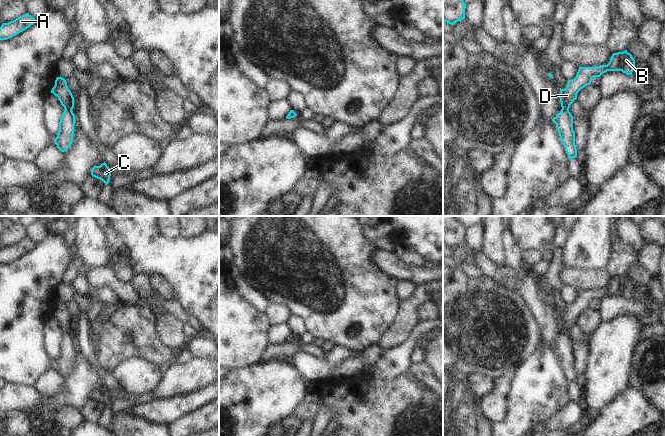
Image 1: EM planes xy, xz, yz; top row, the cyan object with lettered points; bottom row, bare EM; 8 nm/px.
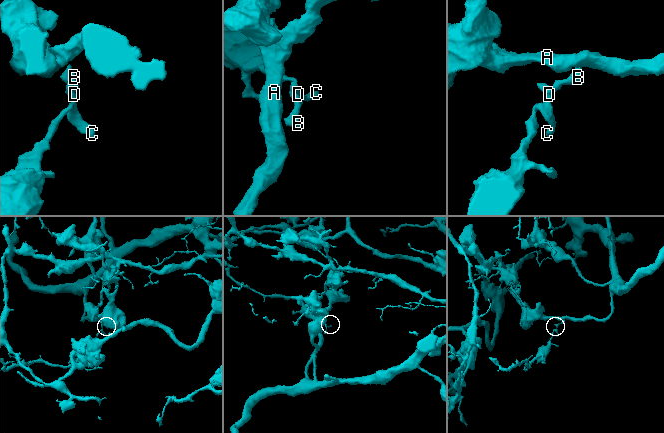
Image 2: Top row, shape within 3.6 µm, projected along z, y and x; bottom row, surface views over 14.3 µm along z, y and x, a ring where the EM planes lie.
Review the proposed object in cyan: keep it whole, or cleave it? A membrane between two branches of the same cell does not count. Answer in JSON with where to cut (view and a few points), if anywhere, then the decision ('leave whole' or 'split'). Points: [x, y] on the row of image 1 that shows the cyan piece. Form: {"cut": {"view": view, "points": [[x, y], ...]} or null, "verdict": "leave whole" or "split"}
{"cut": null, "verdict": "leave whole"}

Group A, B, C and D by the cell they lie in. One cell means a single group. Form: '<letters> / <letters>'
A B C D

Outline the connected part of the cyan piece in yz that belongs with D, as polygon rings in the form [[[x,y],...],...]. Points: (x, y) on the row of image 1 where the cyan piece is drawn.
[[[627,50],[613,53],[607,65],[579,67],[576,77],[572,80],[568,80],[565,89],[560,88],[562,109],[552,121],[556,124],[560,140],[563,143],[569,159],[577,156],[575,132],[573,130],[573,116],[569,112],[569,108],[573,101],[577,99],[578,92],[585,86],[590,85],[594,77],[600,77],[607,71],[622,71],[627,75],[632,75],[634,67],[635,60]]]

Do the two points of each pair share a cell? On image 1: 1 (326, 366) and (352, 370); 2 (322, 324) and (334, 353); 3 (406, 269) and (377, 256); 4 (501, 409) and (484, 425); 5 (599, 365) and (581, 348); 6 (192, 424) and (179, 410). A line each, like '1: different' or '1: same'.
1: different
2: different
3: same
4: different
5: different
6: different

